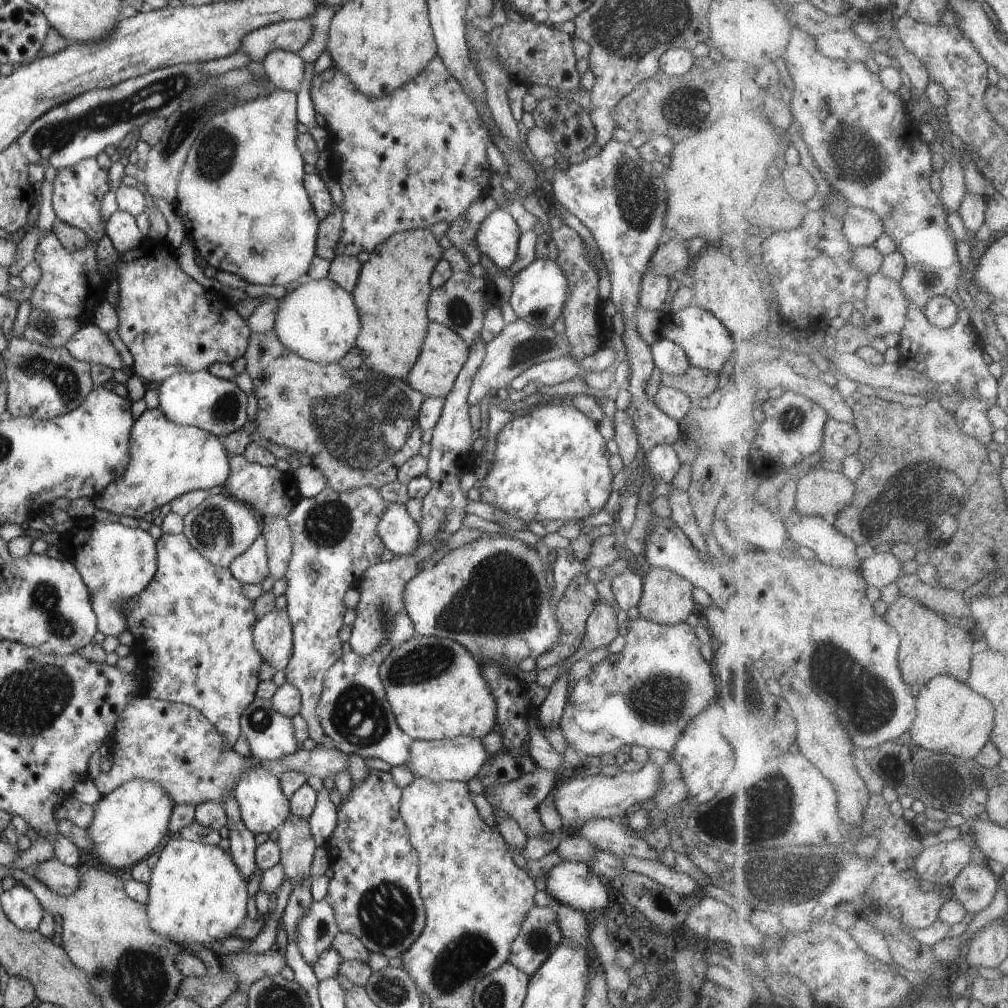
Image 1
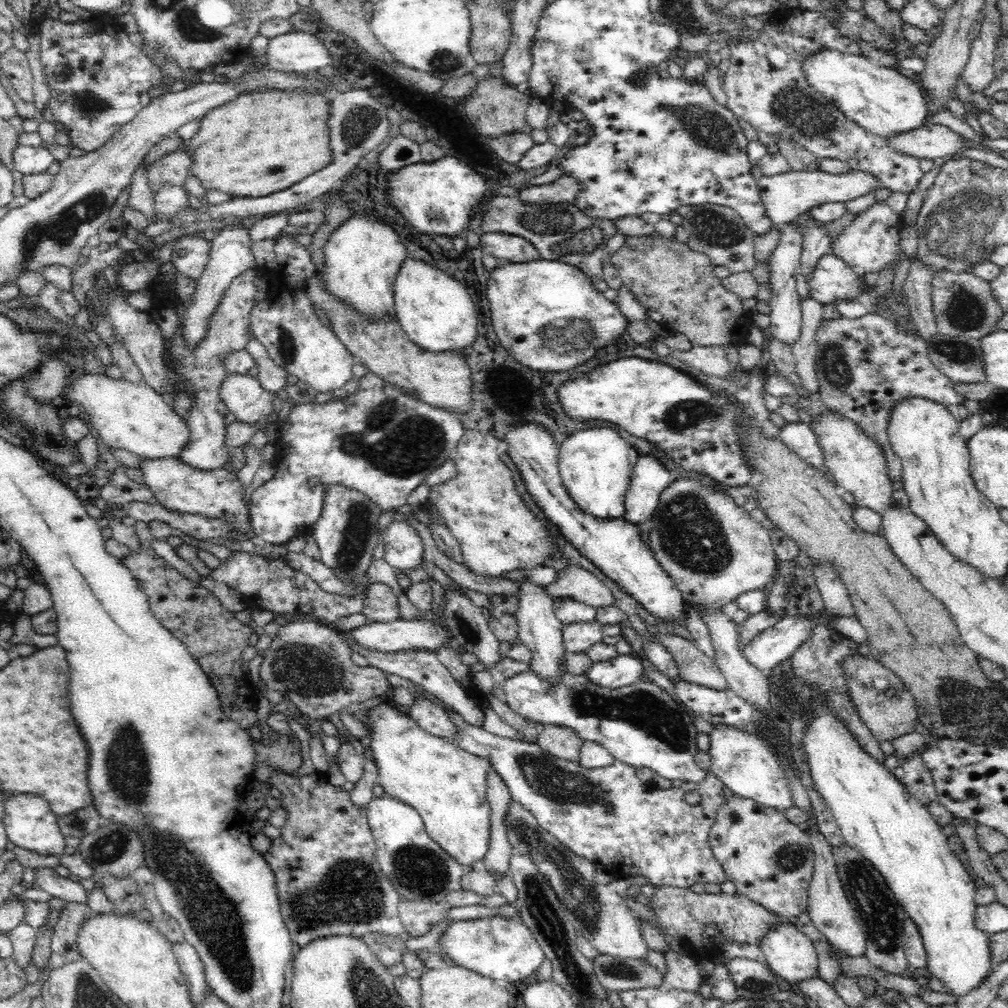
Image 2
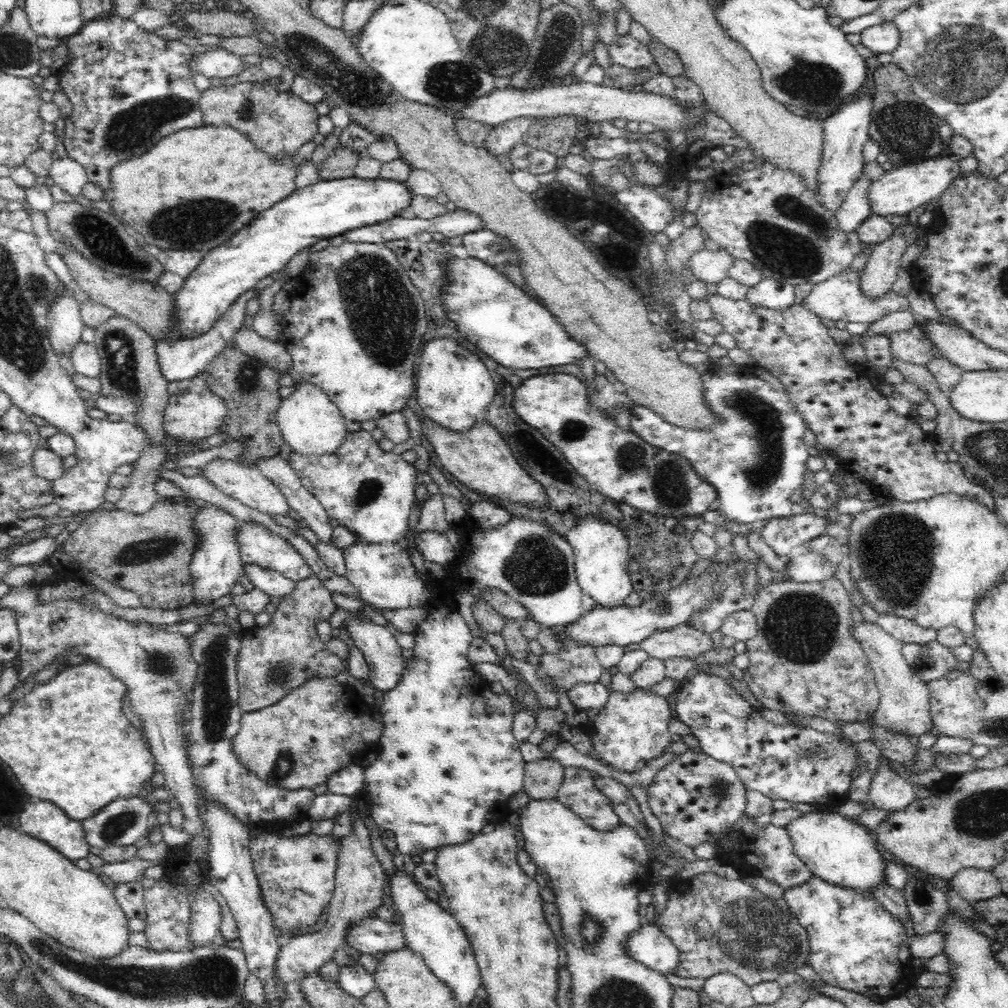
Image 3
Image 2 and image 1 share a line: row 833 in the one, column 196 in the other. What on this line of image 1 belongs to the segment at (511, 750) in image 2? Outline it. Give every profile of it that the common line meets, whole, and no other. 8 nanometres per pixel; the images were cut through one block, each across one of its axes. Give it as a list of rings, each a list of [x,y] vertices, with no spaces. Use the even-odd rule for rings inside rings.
[[[163,534],[156,541],[157,570],[148,586],[124,602],[124,616],[134,635],[131,652],[143,671],[142,694],[154,699],[193,706],[220,732],[224,744],[233,748],[241,735],[240,717],[256,698],[262,658],[254,648],[252,630],[257,618],[255,601],[242,592],[242,582],[232,578],[228,568],[208,562],[184,534]]]

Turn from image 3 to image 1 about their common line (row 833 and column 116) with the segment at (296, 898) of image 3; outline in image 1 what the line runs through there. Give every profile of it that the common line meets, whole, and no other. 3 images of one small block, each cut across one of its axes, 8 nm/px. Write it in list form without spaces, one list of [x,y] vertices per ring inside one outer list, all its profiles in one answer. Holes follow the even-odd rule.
[[[154,242],[152,250],[146,248],[140,258],[134,258],[130,262],[122,256],[122,260],[116,260],[112,273],[119,286],[118,305],[112,310],[119,318],[116,330],[132,354],[134,362],[130,371],[147,385],[155,386],[169,376],[183,371],[208,370],[215,362],[232,364],[234,360],[245,356],[252,336],[248,318],[244,318],[235,308],[228,308],[224,312],[219,302],[208,296],[208,289],[186,274],[162,244]]]

